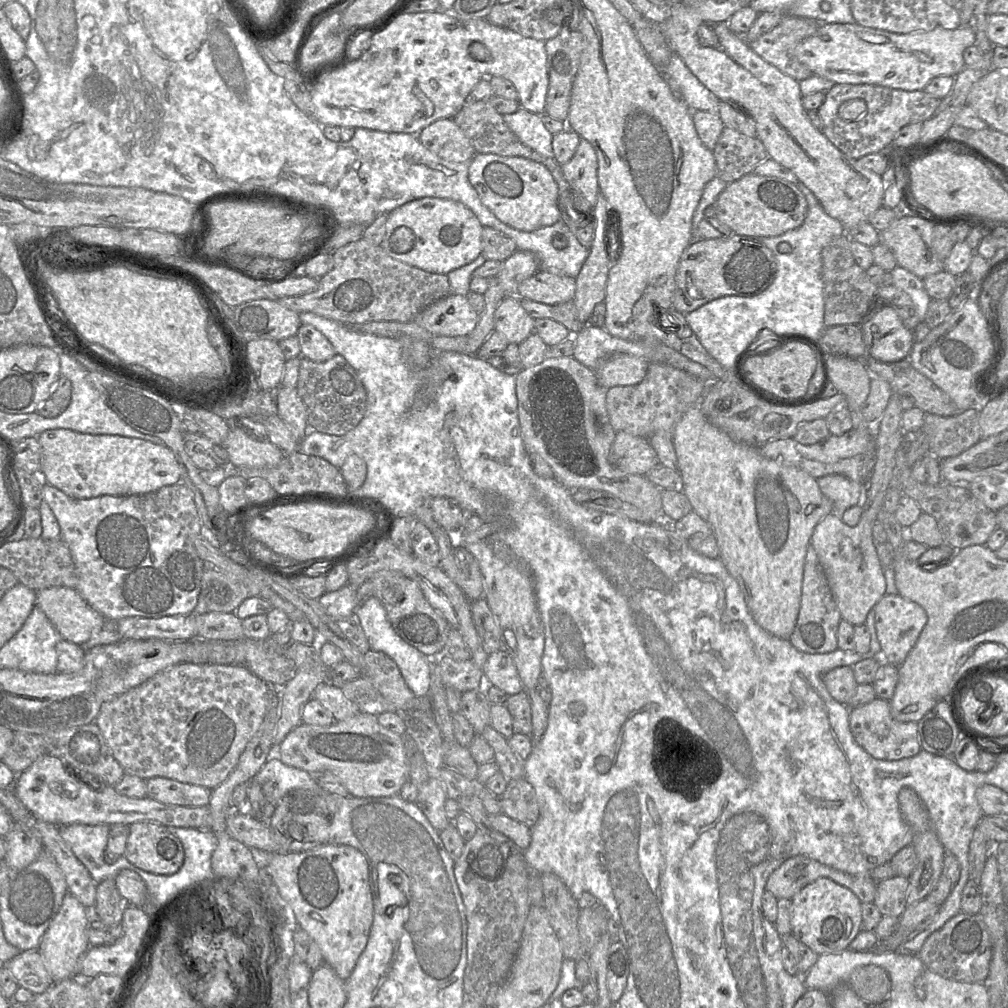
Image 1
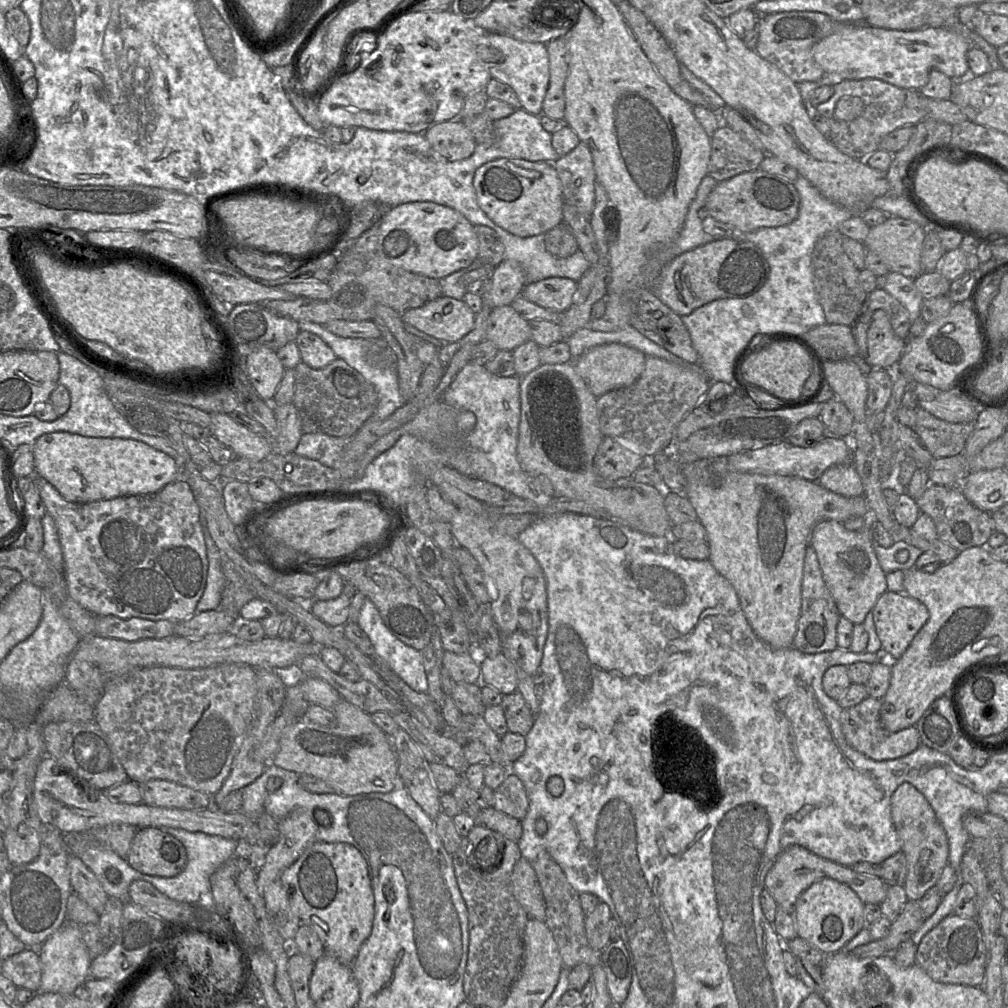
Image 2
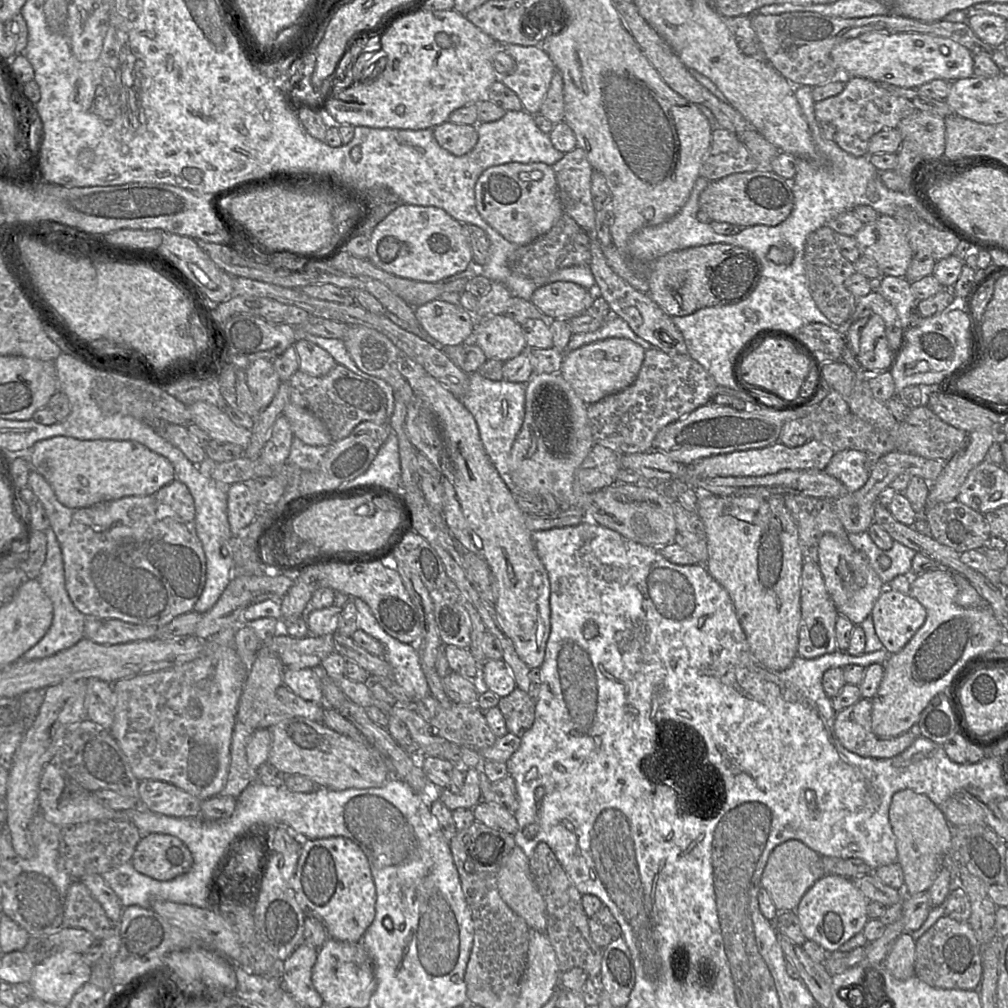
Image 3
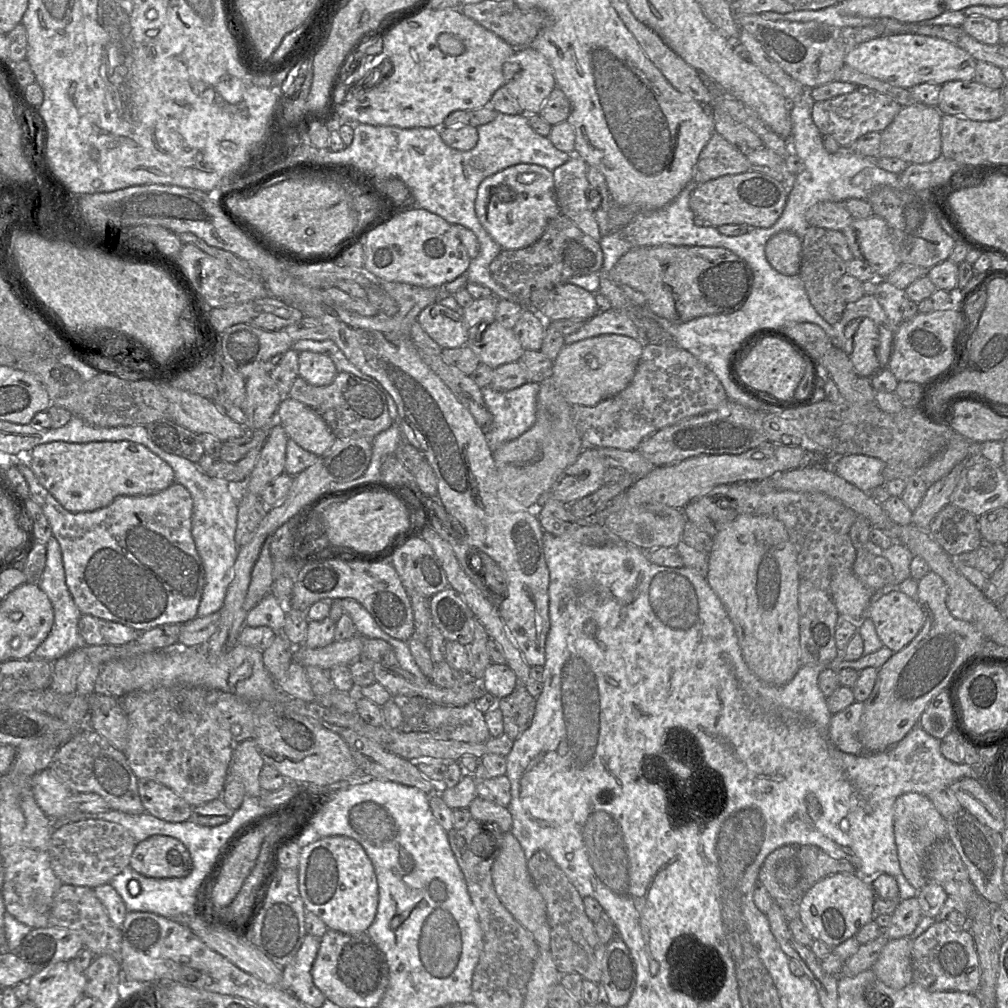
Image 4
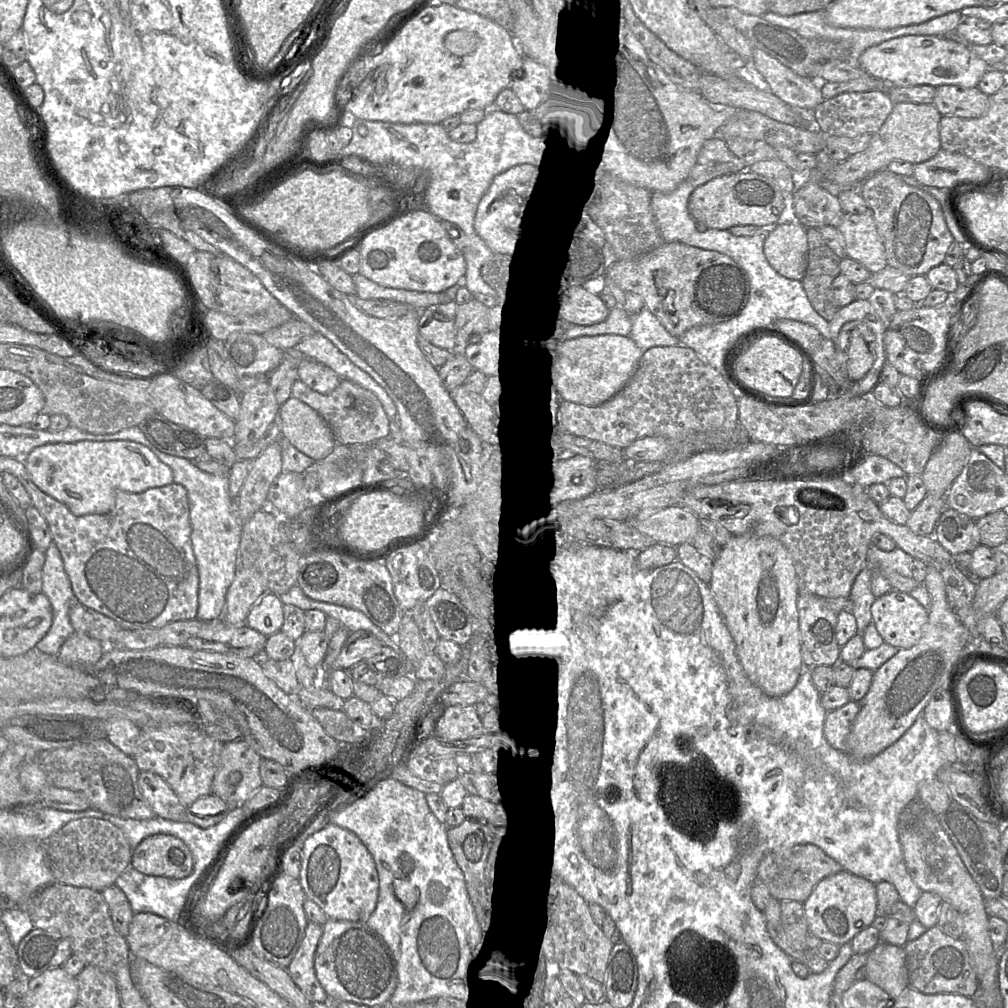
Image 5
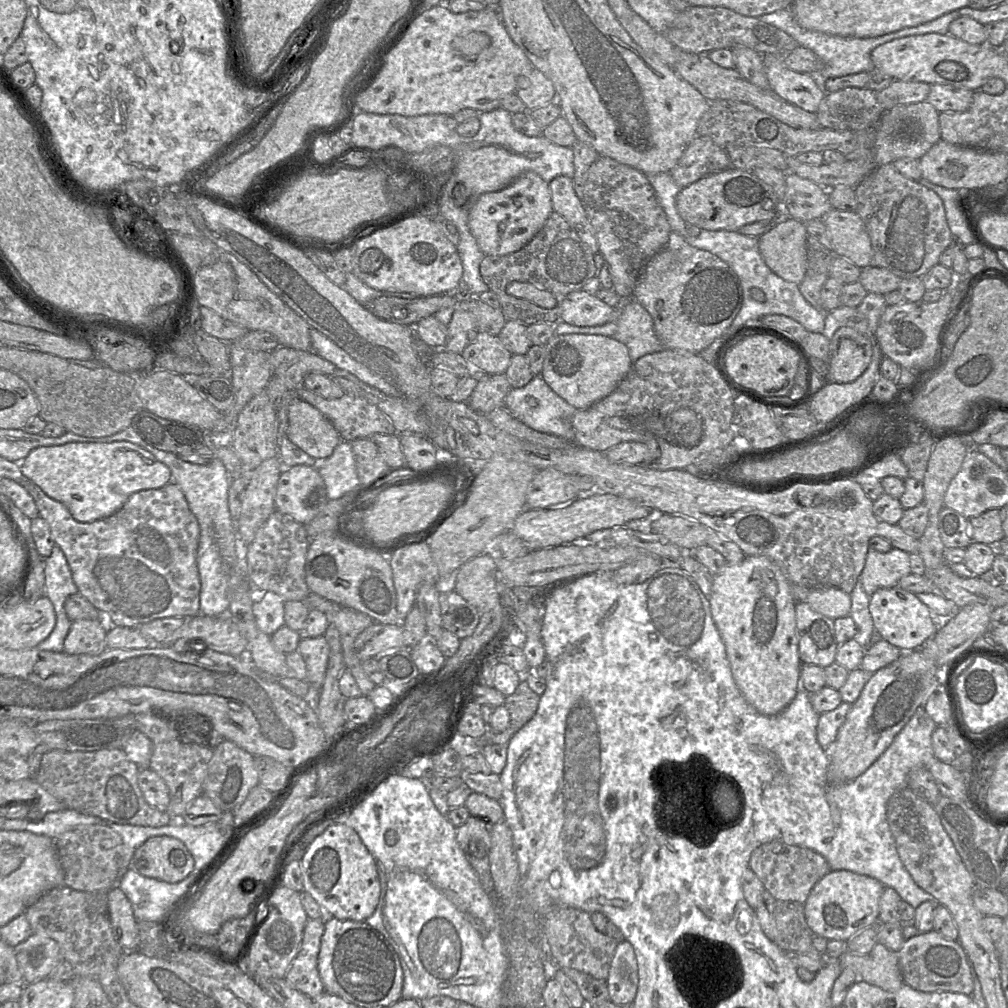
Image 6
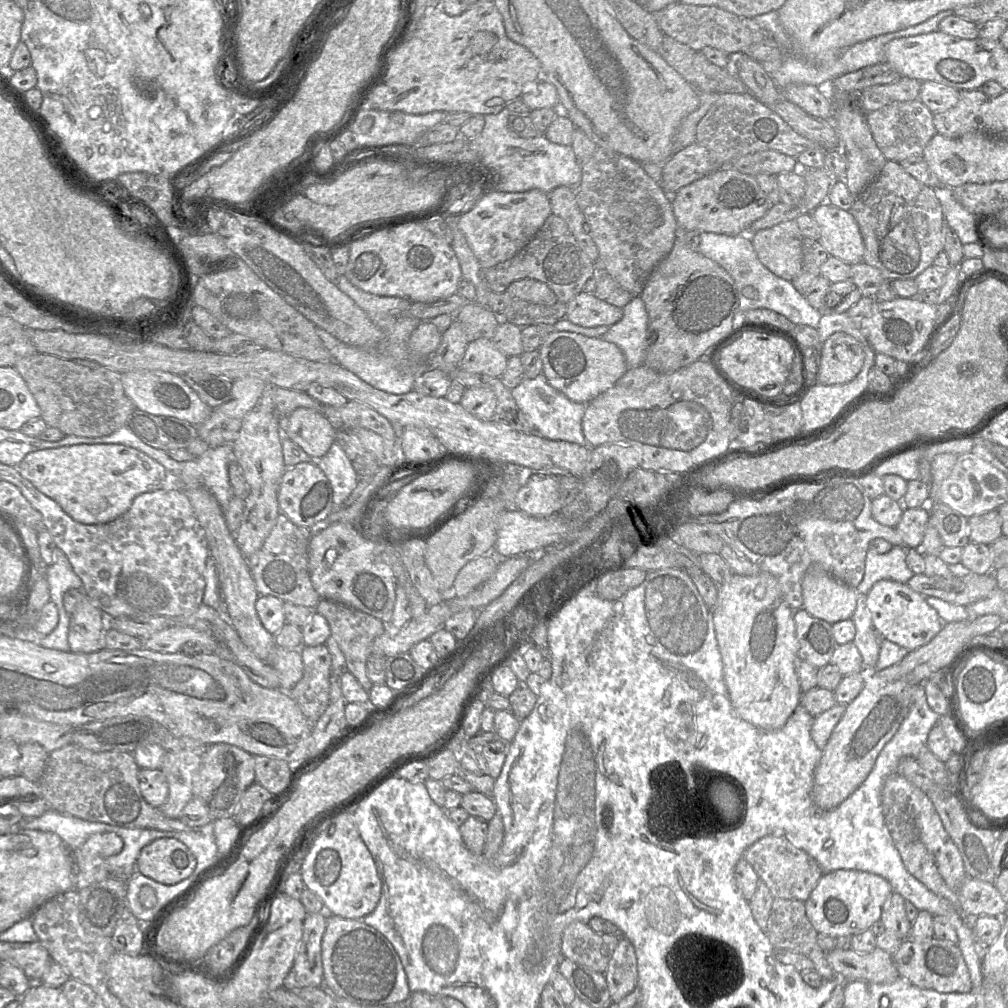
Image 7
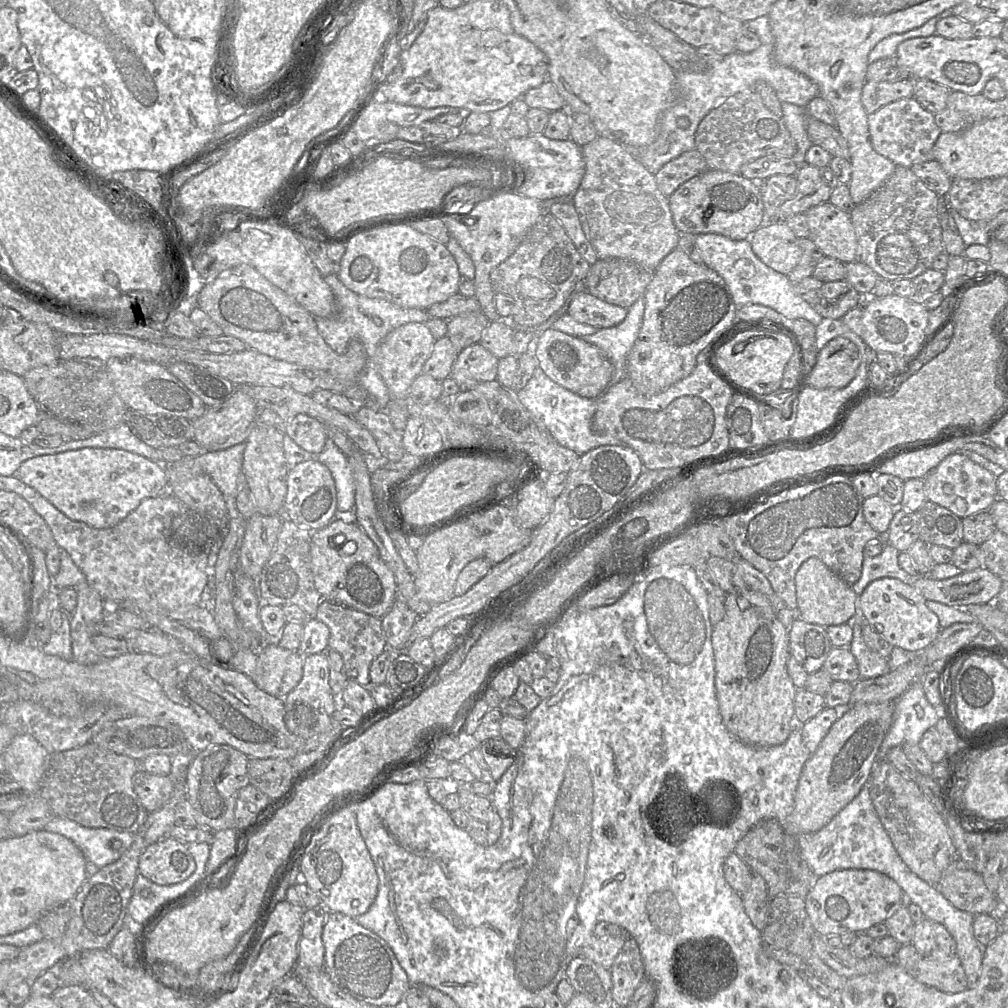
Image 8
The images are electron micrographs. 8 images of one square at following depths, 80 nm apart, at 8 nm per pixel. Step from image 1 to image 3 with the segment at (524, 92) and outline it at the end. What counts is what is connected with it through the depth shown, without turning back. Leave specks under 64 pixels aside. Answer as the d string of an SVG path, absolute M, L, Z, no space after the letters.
M503 43L504 51L496 52L492 57L492 66L495 69L496 81L494 88L506 88L520 99L523 110L531 115L539 114L542 102L550 87L556 70L550 56L540 45L521 46Z

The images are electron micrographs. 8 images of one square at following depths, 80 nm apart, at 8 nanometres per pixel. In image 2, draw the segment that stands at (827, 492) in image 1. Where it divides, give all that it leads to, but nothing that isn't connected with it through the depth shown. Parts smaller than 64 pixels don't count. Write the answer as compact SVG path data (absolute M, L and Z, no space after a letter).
M851 462L831 466L818 482L827 490L845 497L857 497L864 493L861 478Z

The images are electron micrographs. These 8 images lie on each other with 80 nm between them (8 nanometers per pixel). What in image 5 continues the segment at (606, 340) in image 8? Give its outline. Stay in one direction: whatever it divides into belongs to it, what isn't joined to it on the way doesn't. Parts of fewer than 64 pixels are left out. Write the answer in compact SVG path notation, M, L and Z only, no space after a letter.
M645 308L632 314L629 337L643 351L652 347L678 344L678 338L671 336L660 321Z

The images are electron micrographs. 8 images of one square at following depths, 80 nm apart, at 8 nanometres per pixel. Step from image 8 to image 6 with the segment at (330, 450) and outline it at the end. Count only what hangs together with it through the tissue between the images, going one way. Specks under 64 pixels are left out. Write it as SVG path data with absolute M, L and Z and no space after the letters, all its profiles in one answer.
M340 441L328 458L314 459L313 468L321 475L329 500L341 498L360 484L350 442Z

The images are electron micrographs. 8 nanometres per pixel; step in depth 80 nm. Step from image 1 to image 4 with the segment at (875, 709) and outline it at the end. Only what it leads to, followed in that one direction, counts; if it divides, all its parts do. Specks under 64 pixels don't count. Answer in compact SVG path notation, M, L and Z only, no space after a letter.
M854 701L850 706L833 714L828 727L828 738L839 750L850 754L868 754L859 739L864 703Z

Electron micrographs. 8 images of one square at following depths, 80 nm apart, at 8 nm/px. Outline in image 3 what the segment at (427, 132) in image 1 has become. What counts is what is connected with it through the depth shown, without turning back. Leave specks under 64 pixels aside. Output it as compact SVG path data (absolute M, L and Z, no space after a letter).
M444 122L433 128L433 135L438 144L455 156L470 152L478 142L476 125Z

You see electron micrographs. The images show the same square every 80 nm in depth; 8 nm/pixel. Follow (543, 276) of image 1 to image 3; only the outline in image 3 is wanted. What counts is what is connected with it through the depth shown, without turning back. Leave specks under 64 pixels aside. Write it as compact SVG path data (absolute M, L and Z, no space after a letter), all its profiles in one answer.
M555 281L539 286L530 301L549 321L583 314L594 299L587 289L576 283Z

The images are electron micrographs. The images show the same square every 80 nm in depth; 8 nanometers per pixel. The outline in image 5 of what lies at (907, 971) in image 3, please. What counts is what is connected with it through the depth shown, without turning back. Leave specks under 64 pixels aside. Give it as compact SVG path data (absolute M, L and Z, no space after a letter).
M881 941L867 954L865 978L896 998L909 986L903 947Z

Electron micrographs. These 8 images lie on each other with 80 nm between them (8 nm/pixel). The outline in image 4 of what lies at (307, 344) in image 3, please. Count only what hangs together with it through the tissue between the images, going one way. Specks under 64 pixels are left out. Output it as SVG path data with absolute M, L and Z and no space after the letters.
M300 351L298 361L298 375L314 386L331 384L338 373L332 359L321 353Z

